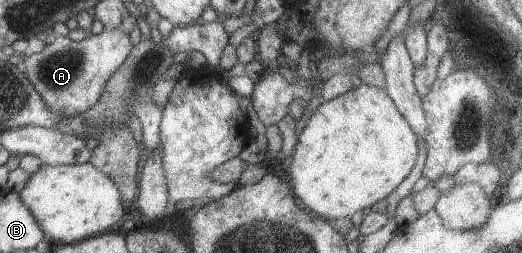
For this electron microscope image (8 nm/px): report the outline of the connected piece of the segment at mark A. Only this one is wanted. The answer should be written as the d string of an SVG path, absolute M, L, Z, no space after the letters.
M106 28L98 35L89 34L83 41L58 34L41 52L23 56L21 69L52 111L73 117L91 109L101 99L105 82L124 64L132 49L130 36Z

